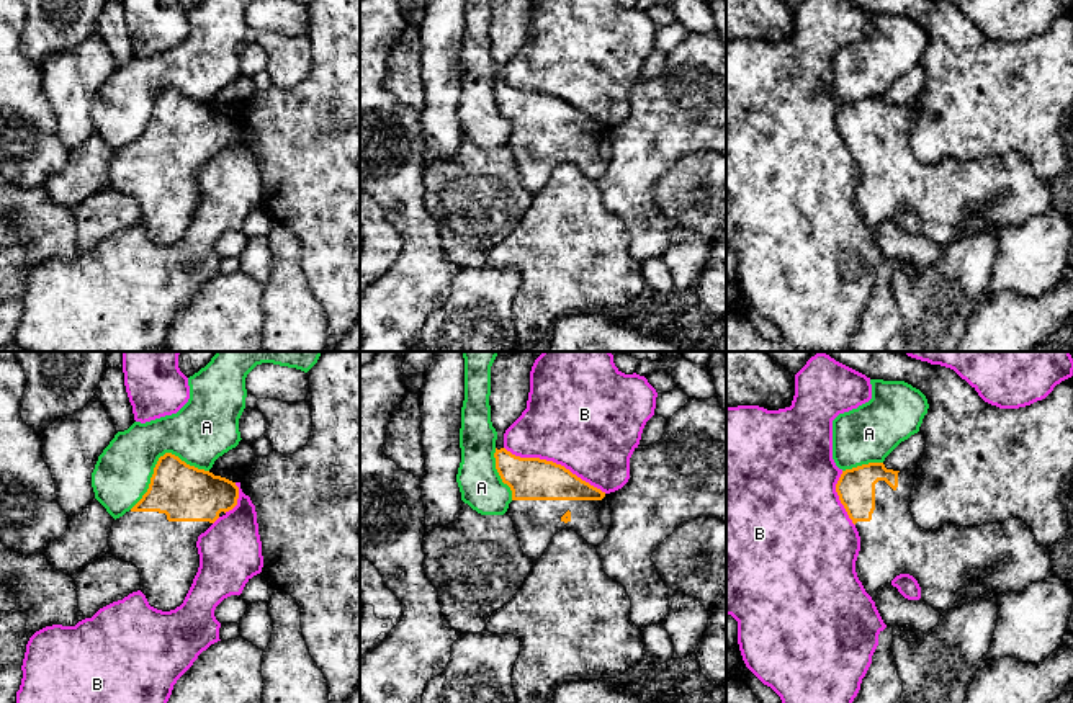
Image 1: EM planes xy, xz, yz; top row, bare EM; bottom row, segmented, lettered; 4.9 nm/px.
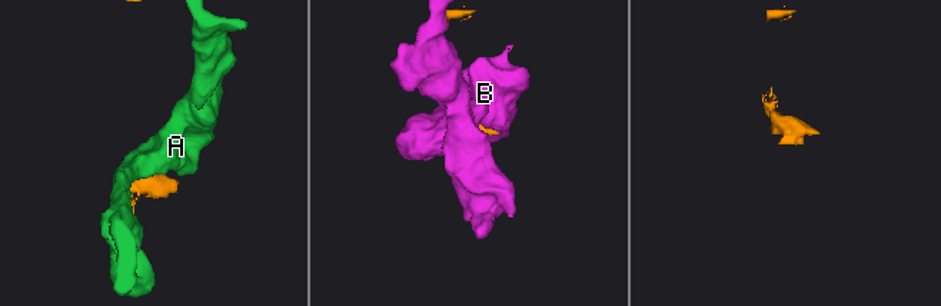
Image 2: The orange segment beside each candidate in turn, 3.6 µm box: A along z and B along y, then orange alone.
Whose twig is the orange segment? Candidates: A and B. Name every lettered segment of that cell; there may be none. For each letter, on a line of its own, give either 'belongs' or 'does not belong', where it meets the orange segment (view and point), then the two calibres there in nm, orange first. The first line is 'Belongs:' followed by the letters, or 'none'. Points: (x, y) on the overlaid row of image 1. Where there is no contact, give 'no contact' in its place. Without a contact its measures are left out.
Belongs: none
A: does not belong; meets orange in xy at (159, 460); 280 nm thick on the orange side, 300 nm on the other
B: does not belong; meets orange in xz at (555, 463); 200 nm thick on the orange side, 500 nm on the other

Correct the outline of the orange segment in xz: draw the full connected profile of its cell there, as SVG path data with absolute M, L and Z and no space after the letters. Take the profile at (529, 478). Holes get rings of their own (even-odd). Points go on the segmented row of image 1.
M543 352L497 355L491 366L491 422L497 432L496 469L512 490L512 518L525 556L536 561L553 536L572 530L589 544L600 544L612 525L608 494L569 469L540 458L520 458L504 448L505 430L527 409L530 371Z

